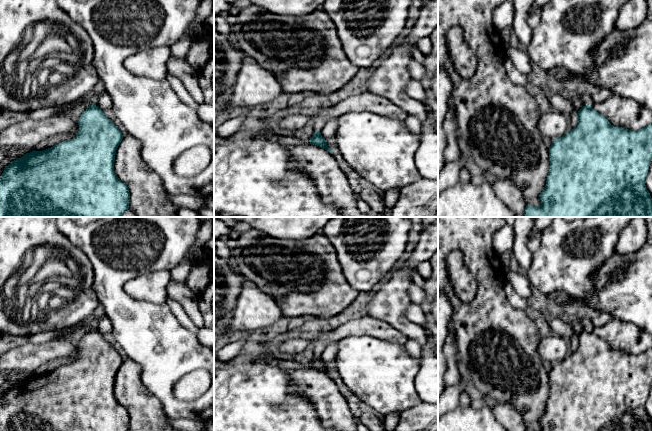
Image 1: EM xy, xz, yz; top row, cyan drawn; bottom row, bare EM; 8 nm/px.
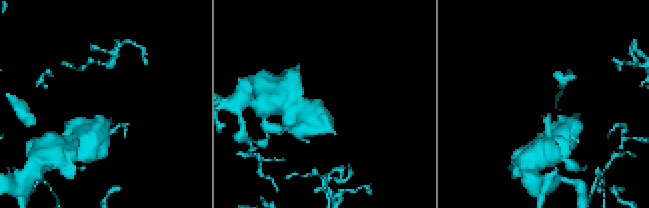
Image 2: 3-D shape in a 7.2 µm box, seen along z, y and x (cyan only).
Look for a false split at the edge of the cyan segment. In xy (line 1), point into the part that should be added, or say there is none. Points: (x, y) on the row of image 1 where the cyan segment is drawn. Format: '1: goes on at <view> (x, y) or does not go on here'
1: does not go on here

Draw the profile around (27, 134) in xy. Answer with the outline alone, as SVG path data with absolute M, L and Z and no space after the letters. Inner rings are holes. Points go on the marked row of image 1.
M55 112L42 120L25 119L10 125L0 133L0 147L34 150L42 141L67 133L76 123L69 115Z

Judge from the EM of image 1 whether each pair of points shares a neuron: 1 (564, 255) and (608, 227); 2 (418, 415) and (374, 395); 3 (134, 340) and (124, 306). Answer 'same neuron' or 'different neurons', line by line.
1: same neuron
2: different neurons
3: same neuron

